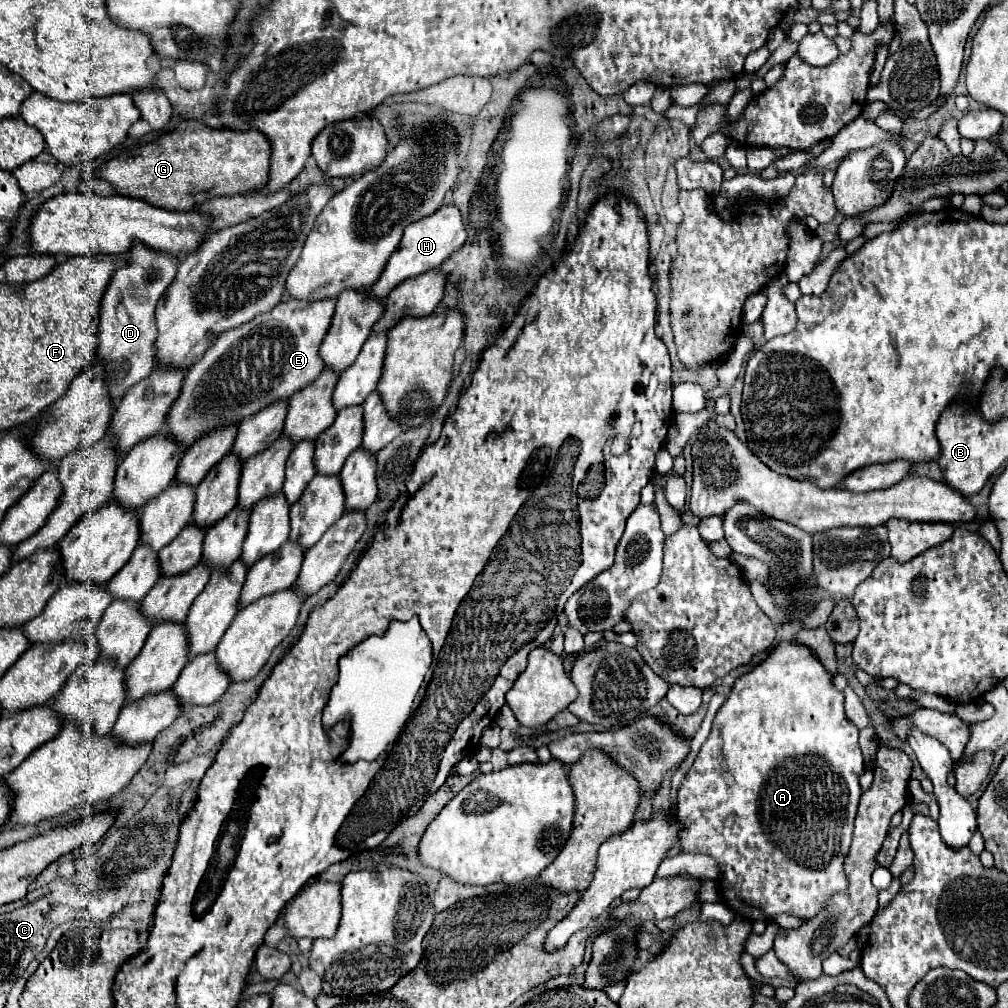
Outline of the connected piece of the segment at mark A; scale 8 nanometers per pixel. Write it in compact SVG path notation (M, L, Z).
M780 642L774 646L774 650L768 654L766 660L762 660L756 668L736 678L730 696L716 712L710 736L702 744L698 758L694 760L692 768L688 770L686 778L678 788L676 812L680 822L684 822L684 830L680 834L682 852L708 854L718 860L720 866L718 884L722 900L730 906L734 914L774 918L780 912L788 912L798 918L812 918L814 914L818 914L822 906L826 906L832 892L842 892L848 888L842 866L852 840L856 808L862 794L862 788L858 784L858 776L862 774L862 770L864 762L858 746L858 728L844 714L844 694L834 688L832 674L822 666L822 662L812 654L812 650L808 650L808 646L798 646L798 642Z

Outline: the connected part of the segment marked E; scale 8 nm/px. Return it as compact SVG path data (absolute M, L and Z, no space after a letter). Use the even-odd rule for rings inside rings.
M324 298L320 302L288 300L288 302L280 302L270 312L254 318L252 322L224 332L204 352L204 356L190 366L182 392L168 414L166 432L170 432L178 442L182 442L188 448L200 434L224 424L240 424L244 418L254 416L264 406L276 400L290 398L292 394L300 392L324 368L324 362L320 362L320 342L328 332L334 308L336 308L336 300L332 298Z

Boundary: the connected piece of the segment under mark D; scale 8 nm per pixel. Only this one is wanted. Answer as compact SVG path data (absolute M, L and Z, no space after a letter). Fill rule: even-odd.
M132 246L128 252L128 266L116 270L100 306L100 334L98 358L106 364L106 384L112 400L120 402L128 388L146 378L156 364L156 324L154 308L178 272L178 258L172 254L156 254L144 246ZM148 270L156 270L156 278L148 278Z

